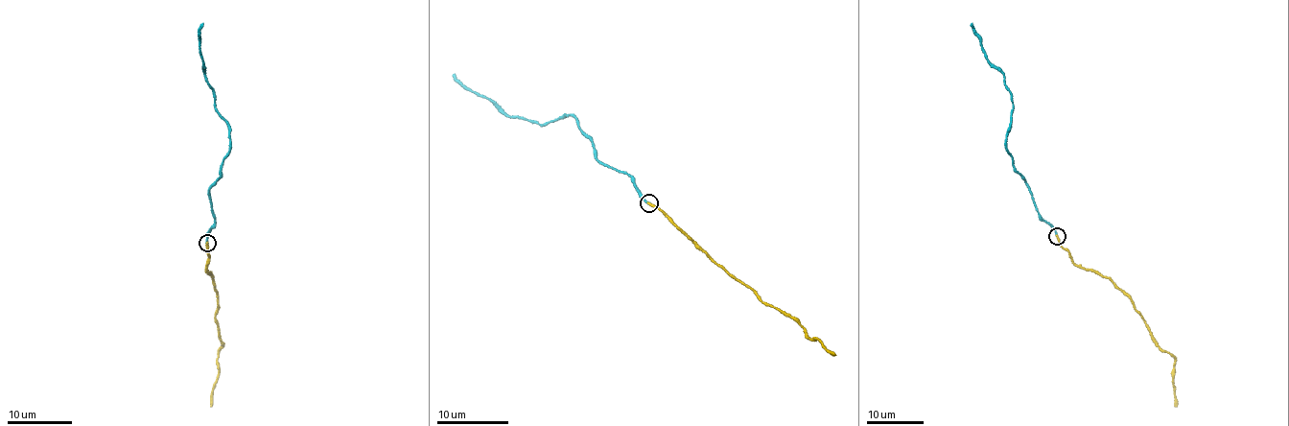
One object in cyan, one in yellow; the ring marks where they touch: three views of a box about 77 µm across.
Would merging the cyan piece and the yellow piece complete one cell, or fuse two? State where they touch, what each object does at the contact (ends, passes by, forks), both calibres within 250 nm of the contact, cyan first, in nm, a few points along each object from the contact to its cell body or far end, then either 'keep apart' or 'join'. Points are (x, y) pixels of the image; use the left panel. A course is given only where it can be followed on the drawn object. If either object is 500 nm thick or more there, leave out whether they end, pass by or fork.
(207, 243) | cyan ends | yellow ends | 240/320 nm | cyan via (206, 244), (214, 221), (209, 187), (230, 151), (230, 129), (215, 107), (201, 59), (199, 34), (203, 22) | yellow via (206, 244), (204, 268), (217, 293), (215, 315), (222, 345), (217, 351), (218, 380), (210, 407) | join

